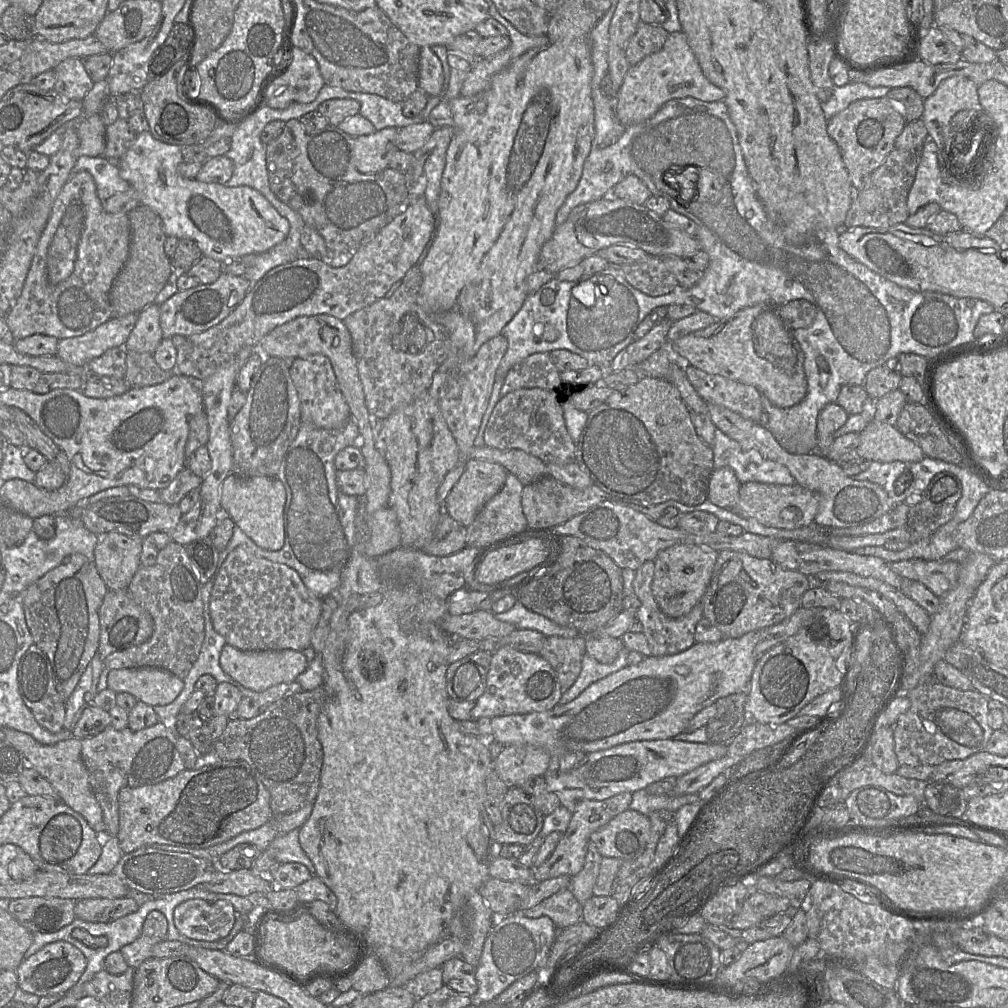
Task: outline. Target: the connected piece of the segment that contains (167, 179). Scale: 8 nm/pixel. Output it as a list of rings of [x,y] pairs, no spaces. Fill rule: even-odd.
[[[143,131],[137,134],[133,144],[117,163],[121,178],[137,191],[140,205],[148,206],[161,217],[167,236],[192,239],[204,256],[221,263],[235,257],[266,252],[286,239],[290,230],[289,221],[258,190],[245,185],[229,187],[184,178],[177,170],[182,161],[182,147],[161,142],[150,131]]]

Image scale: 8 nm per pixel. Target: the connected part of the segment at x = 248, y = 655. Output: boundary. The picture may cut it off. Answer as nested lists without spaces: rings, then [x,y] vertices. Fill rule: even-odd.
[[[226,643],[220,655],[220,666],[223,671],[254,692],[264,691],[280,683],[294,682],[308,664],[309,661],[302,651],[291,649],[242,651]]]

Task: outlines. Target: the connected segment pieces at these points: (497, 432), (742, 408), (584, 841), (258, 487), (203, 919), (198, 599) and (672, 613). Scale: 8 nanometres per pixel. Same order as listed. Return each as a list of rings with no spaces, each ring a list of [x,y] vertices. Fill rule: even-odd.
[[[523,388],[501,397],[494,407],[484,431],[484,445],[500,450],[519,449],[542,460],[546,465],[566,465],[575,461],[576,444],[568,434],[562,401],[554,390]]]
[[[688,366],[685,374],[698,395],[707,404],[722,405],[742,417],[760,423],[764,414],[761,393],[752,385]]]
[[[624,792],[604,800],[581,800],[578,802],[570,824],[555,850],[540,866],[532,868],[534,881],[539,883],[559,876],[573,877],[577,875],[584,865],[591,834],[604,827],[618,814],[628,810],[631,801],[632,793]]]
[[[230,473],[221,487],[222,512],[227,514],[257,546],[266,550],[279,550],[284,545],[285,502],[285,487],[277,477],[240,477]]]
[[[190,899],[179,904],[173,914],[175,927],[191,940],[218,942],[232,930],[236,911],[225,900]]]
[[[170,541],[159,550],[154,565],[138,568],[127,591],[153,618],[154,632],[145,643],[108,655],[104,660],[104,666],[110,670],[155,667],[184,679],[198,659],[205,639],[202,584],[192,566],[186,547]]]
[[[679,544],[660,551],[654,560],[652,593],[660,610],[668,617],[686,616],[702,601],[710,584],[718,553],[697,545]]]

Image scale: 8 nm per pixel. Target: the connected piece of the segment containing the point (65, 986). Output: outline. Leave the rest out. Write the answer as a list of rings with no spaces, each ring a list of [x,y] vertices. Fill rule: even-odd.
[[[65,941],[53,942],[21,962],[16,969],[18,987],[39,997],[63,995],[78,982],[86,965],[85,956],[75,946]]]

